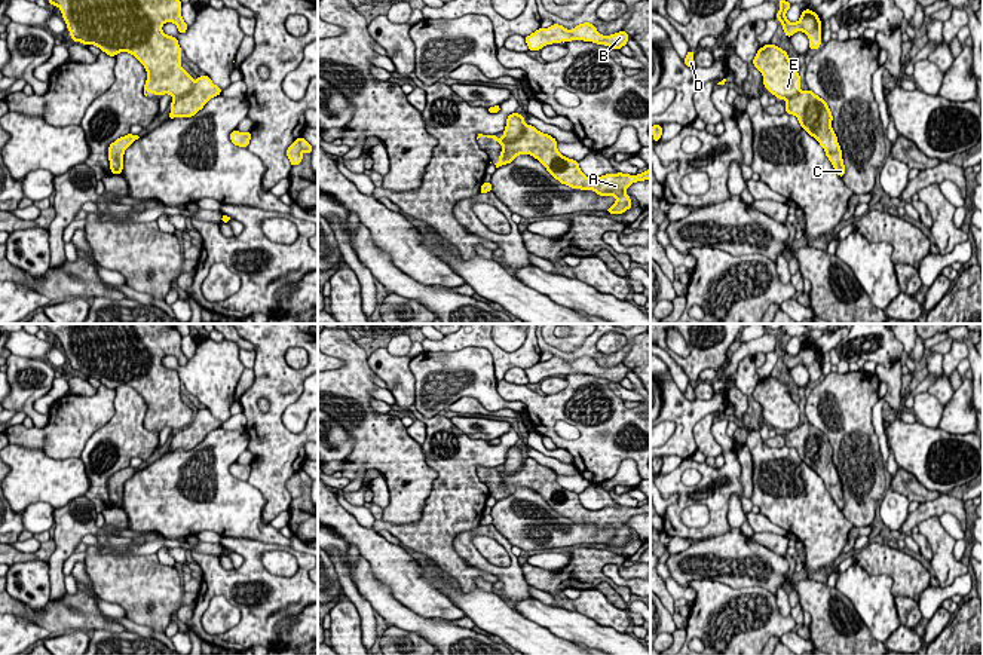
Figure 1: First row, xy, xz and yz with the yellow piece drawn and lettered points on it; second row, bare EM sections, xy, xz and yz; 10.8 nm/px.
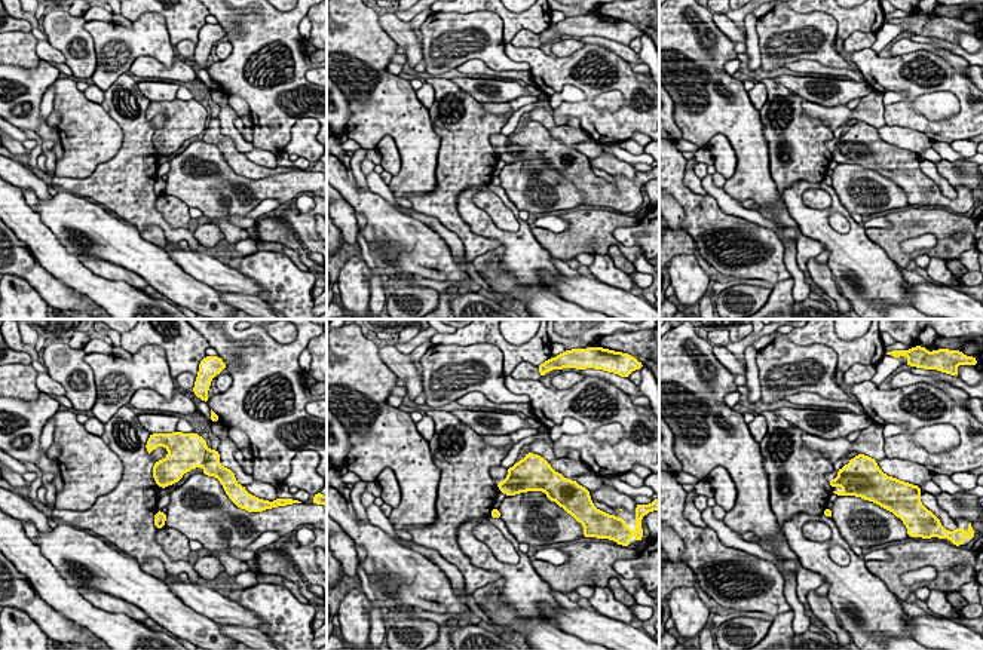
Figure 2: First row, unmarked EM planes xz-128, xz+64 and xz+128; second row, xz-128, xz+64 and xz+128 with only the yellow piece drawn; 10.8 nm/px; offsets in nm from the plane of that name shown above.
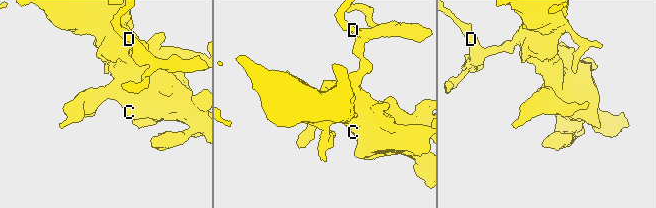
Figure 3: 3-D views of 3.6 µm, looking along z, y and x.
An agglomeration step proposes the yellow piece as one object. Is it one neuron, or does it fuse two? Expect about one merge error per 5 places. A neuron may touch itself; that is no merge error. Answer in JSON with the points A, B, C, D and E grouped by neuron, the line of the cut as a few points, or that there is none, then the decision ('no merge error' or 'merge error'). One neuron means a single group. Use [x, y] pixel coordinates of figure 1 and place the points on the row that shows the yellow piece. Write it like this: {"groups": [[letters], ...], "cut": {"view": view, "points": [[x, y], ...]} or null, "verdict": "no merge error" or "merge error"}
{"groups": [["A", "B", "C", "D", "E"]], "cut": null, "verdict": "no merge error"}

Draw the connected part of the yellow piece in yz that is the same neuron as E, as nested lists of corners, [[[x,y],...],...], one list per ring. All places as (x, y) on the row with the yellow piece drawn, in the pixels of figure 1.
[[[768,43],[757,50],[753,65],[763,74],[763,86],[778,100],[786,101],[786,113],[796,116],[800,126],[820,143],[842,178],[845,165],[837,137],[832,128],[832,111],[823,98],[809,89],[800,89],[800,76],[793,68],[788,53]]]

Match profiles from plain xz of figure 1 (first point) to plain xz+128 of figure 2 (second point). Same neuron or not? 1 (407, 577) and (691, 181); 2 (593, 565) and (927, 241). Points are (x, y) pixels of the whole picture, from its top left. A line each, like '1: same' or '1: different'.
1: different
2: different

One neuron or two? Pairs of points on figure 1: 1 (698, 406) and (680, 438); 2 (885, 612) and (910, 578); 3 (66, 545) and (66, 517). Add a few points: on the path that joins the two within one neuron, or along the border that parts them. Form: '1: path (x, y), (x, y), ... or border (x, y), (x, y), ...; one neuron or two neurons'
1: path (694, 413), (685, 424), (685, 431); one neuron
2: border (867, 574), (888, 575), (894, 597); two neurons
3: path (66, 538), (66, 525); one neuron

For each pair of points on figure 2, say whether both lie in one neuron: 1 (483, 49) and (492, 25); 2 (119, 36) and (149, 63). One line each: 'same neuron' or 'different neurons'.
1: same neuron
2: different neurons

